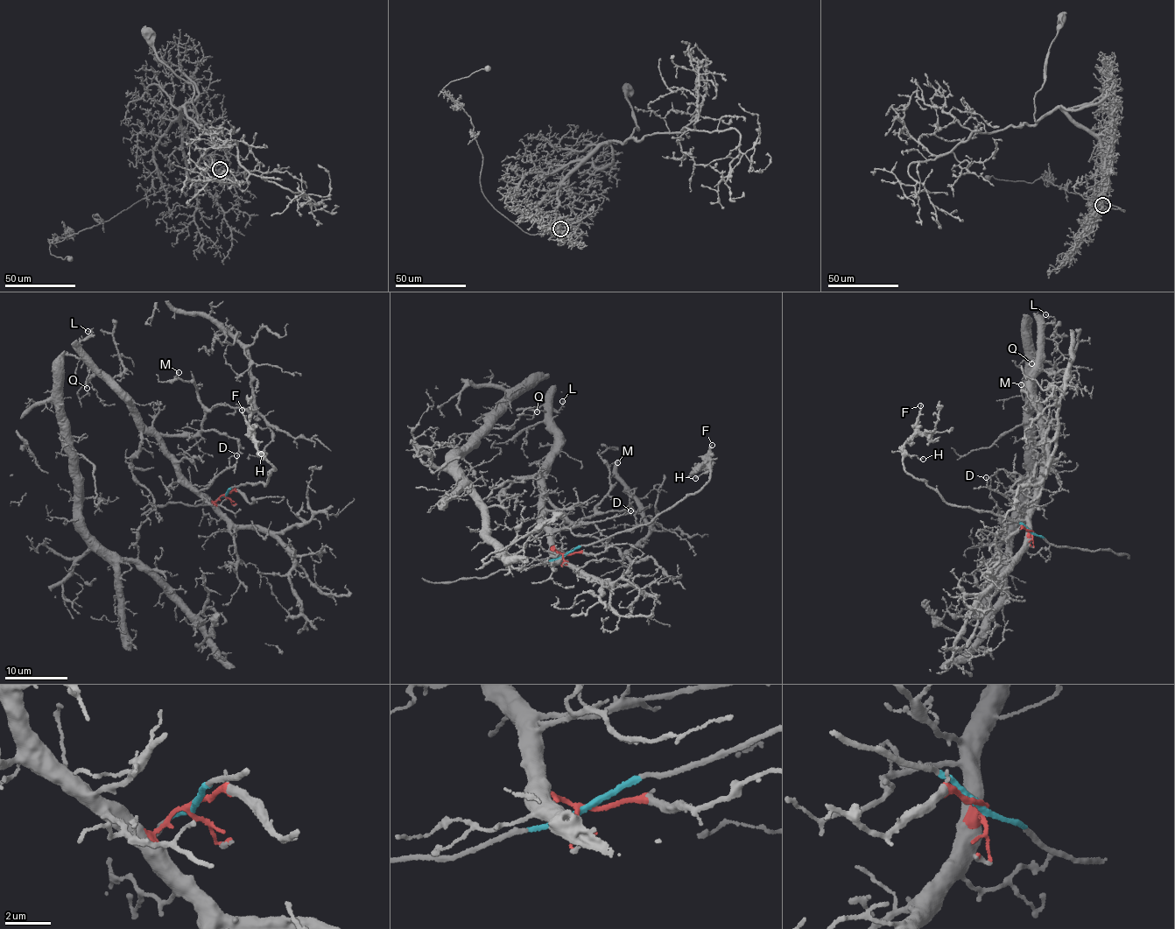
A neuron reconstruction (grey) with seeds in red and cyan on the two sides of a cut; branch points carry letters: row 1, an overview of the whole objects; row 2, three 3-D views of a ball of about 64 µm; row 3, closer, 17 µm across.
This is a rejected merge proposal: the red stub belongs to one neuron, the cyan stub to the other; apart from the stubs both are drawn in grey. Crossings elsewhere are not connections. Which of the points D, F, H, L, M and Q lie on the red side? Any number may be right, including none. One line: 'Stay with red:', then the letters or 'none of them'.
Stay with red: D, L, M, Q

